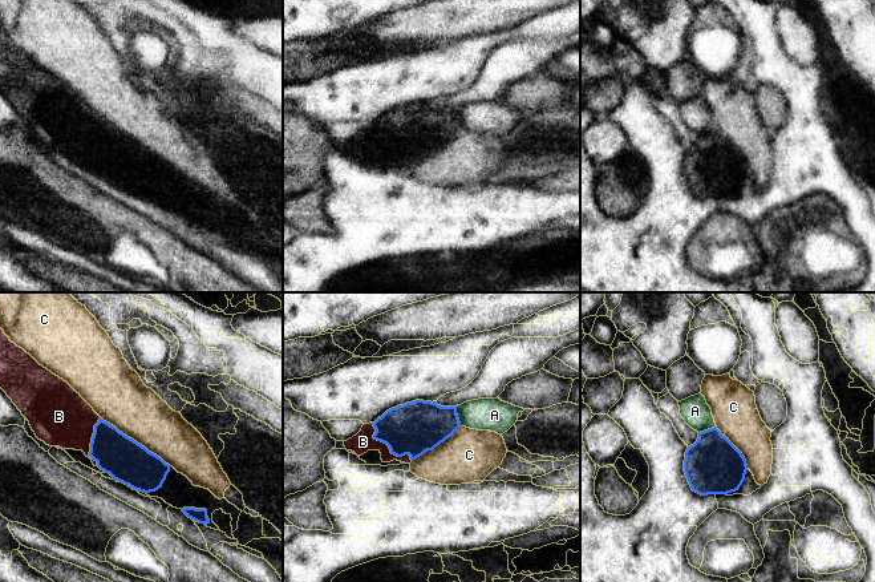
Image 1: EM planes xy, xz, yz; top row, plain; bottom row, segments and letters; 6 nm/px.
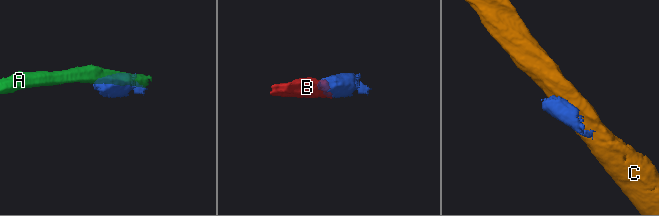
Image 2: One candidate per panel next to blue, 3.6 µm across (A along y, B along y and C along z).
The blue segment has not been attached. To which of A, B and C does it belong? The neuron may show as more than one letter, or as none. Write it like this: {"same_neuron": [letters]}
{"same_neuron": ["B"]}

